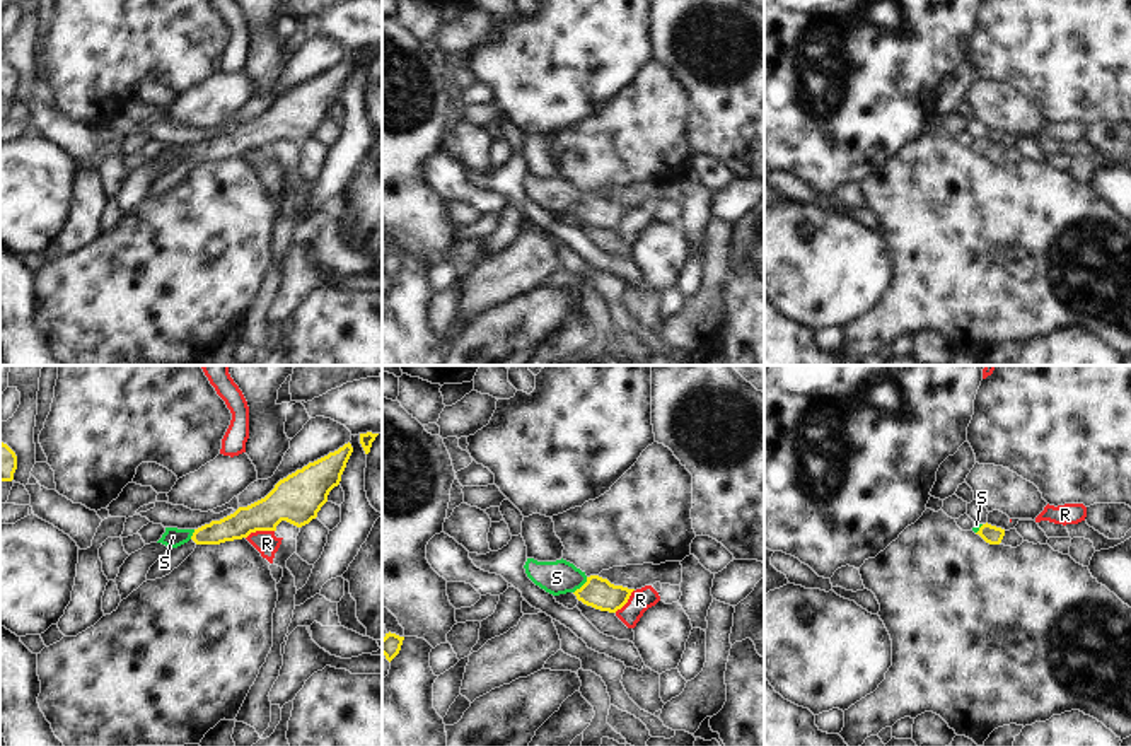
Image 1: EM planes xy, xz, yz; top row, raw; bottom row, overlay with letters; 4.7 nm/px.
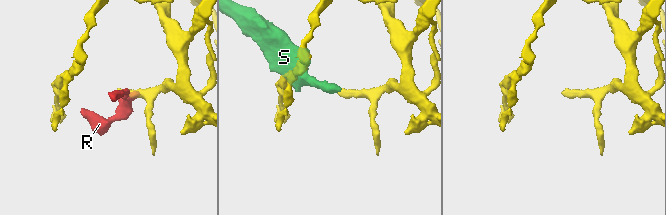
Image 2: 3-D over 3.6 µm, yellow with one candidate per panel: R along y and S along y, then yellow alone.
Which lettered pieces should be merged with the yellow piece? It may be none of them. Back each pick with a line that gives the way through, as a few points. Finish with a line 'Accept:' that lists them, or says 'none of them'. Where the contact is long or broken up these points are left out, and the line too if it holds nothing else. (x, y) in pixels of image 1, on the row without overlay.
S: across xz (599, 210), (582, 203), (572, 197), (556, 195)
Accept: S

